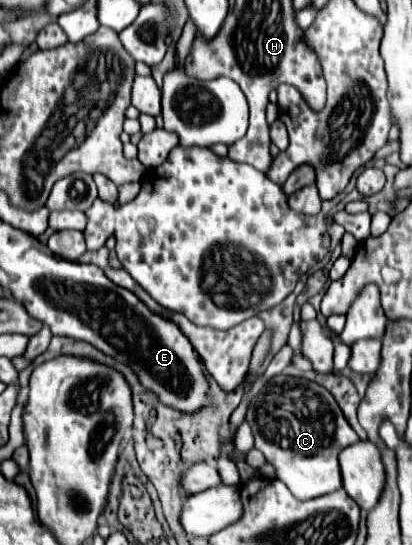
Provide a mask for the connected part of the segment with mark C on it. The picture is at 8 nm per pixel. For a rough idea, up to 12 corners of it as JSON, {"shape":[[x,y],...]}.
{"shape":[[277,374],[253,390],[255,448],[295,498],[341,488],[359,436],[327,388]]}

